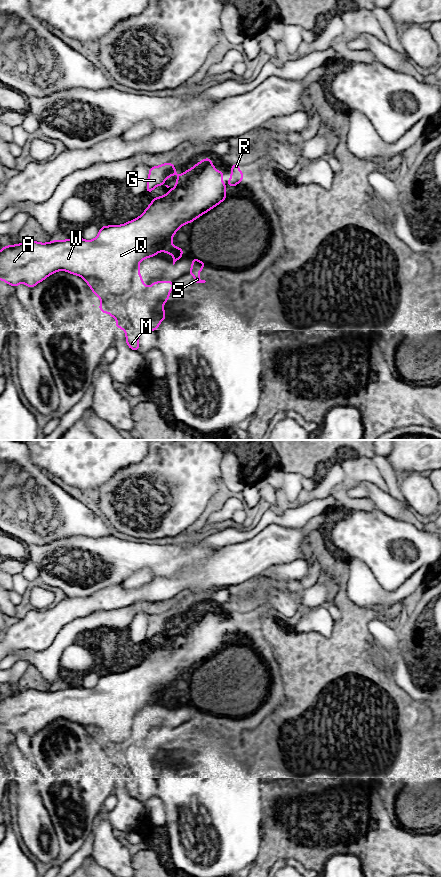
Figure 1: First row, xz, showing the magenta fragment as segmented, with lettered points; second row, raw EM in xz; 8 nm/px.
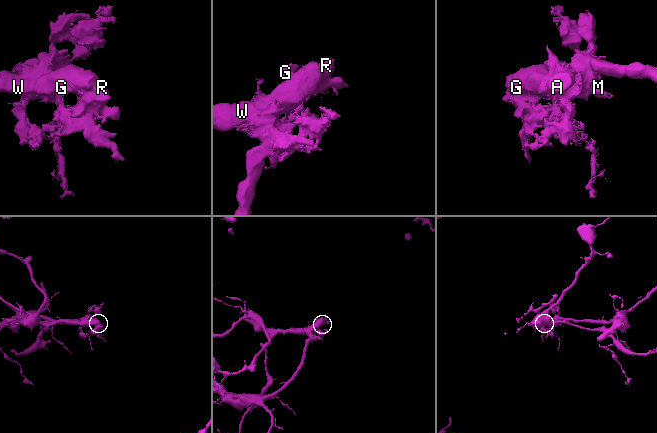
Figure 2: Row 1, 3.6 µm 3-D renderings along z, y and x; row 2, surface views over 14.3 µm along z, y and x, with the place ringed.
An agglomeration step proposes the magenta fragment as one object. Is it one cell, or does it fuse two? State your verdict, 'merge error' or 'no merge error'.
merge error

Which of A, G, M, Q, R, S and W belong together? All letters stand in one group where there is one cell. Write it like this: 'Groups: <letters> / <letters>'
Groups: A Q W / G M R S

